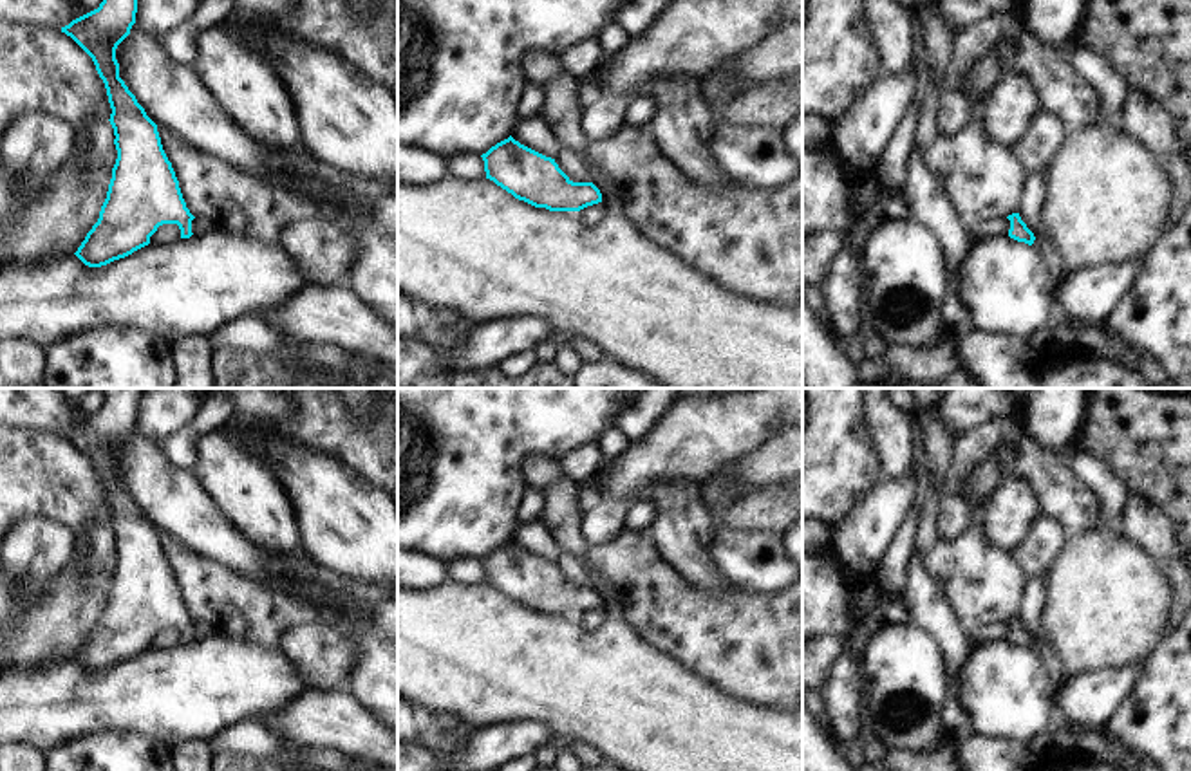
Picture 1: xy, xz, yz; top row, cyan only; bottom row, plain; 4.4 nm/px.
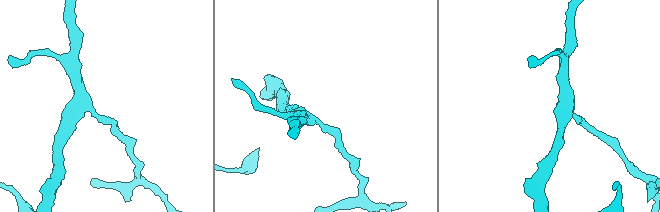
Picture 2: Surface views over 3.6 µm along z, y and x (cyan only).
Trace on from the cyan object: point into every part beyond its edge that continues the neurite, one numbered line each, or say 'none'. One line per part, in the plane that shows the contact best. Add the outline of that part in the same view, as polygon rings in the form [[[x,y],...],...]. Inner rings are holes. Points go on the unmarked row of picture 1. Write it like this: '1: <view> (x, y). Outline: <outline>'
none.

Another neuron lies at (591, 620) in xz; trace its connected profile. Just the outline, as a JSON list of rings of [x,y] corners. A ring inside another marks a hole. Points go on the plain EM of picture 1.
[[[598,607],[577,616],[577,623],[580,625],[582,630],[593,632],[604,623],[605,616],[607,616],[605,610]]]

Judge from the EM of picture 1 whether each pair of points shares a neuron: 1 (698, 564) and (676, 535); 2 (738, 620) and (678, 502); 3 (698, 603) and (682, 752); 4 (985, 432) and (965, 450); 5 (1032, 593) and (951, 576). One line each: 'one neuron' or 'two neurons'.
1: one neuron
2: two neurons
3: two neurons
4: one neuron
5: two neurons

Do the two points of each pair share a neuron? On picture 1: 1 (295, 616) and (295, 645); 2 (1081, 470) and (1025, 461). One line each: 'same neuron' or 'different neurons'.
1: different neurons
2: different neurons

